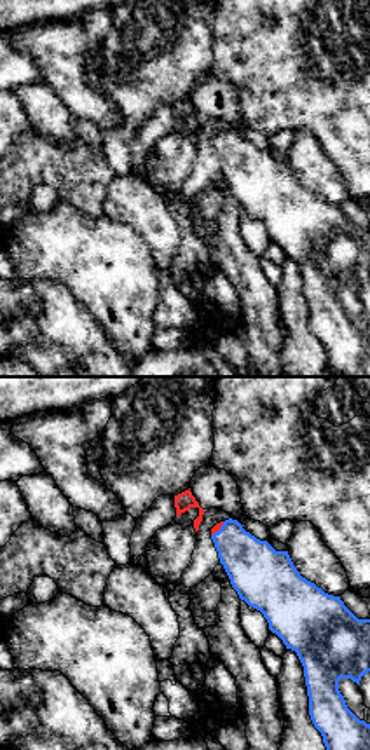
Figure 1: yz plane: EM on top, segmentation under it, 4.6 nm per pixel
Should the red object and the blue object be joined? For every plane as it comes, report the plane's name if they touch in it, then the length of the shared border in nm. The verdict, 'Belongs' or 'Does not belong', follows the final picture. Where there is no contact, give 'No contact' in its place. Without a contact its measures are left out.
Touches red in yz. Shared border 90 nm

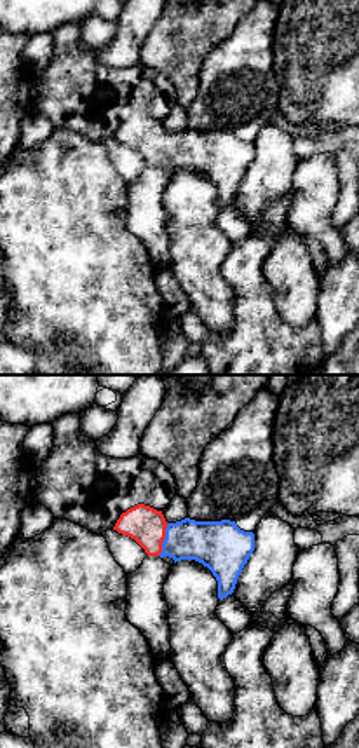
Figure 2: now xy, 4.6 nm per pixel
Touches red in xy. Shared border 160 nm

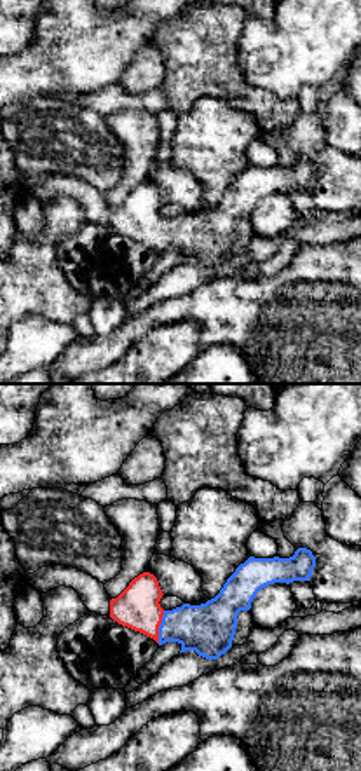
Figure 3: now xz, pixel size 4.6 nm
Touches red in xz. Shared border 160 nm

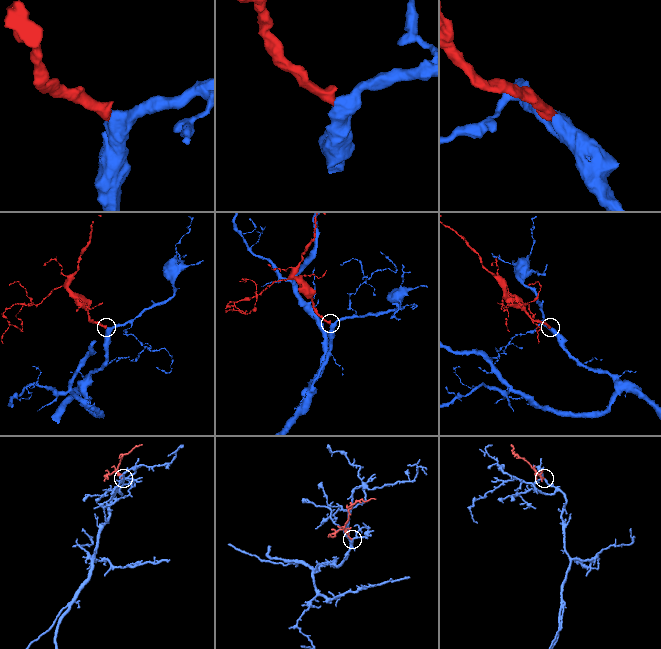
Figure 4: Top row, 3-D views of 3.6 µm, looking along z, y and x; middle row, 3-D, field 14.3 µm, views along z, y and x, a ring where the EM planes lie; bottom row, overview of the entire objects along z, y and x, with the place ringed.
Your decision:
Belongs

